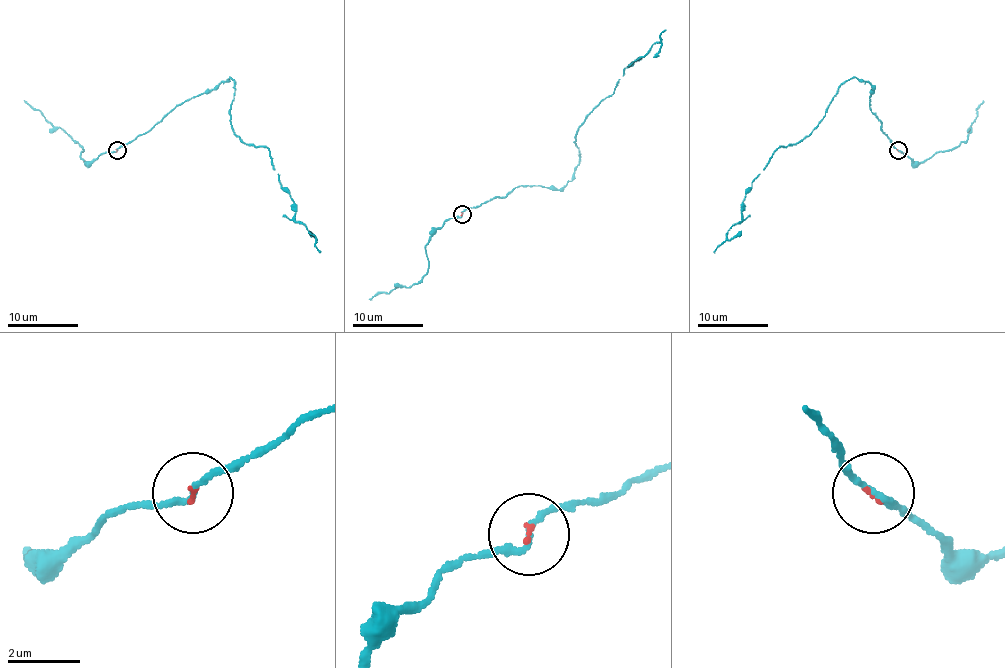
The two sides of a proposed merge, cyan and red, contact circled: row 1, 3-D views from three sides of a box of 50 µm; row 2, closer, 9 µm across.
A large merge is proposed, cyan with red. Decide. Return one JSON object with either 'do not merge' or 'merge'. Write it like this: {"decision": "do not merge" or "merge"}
{"decision": "merge"}

